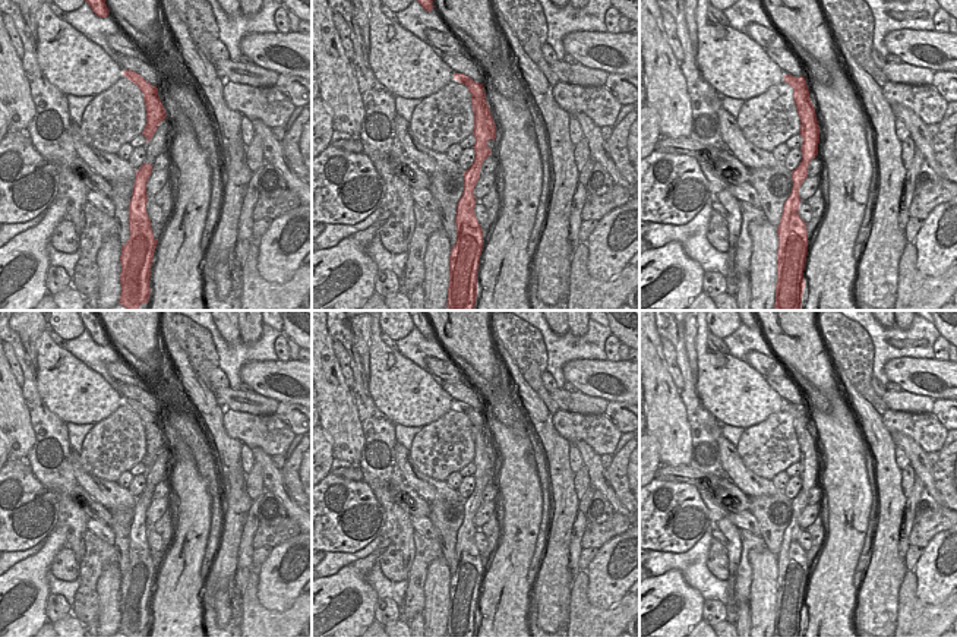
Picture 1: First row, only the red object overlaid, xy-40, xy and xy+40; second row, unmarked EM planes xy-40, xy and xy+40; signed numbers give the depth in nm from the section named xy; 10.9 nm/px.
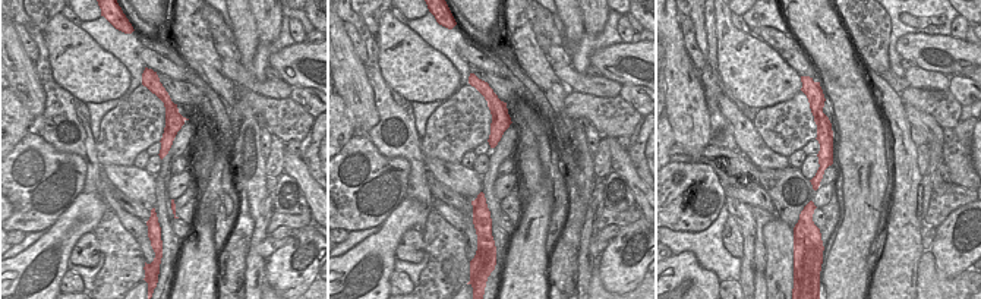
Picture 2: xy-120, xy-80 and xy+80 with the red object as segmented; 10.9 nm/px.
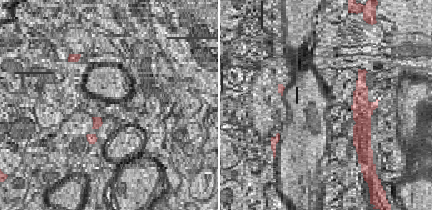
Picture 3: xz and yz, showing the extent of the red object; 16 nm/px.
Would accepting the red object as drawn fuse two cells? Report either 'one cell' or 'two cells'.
two cells

